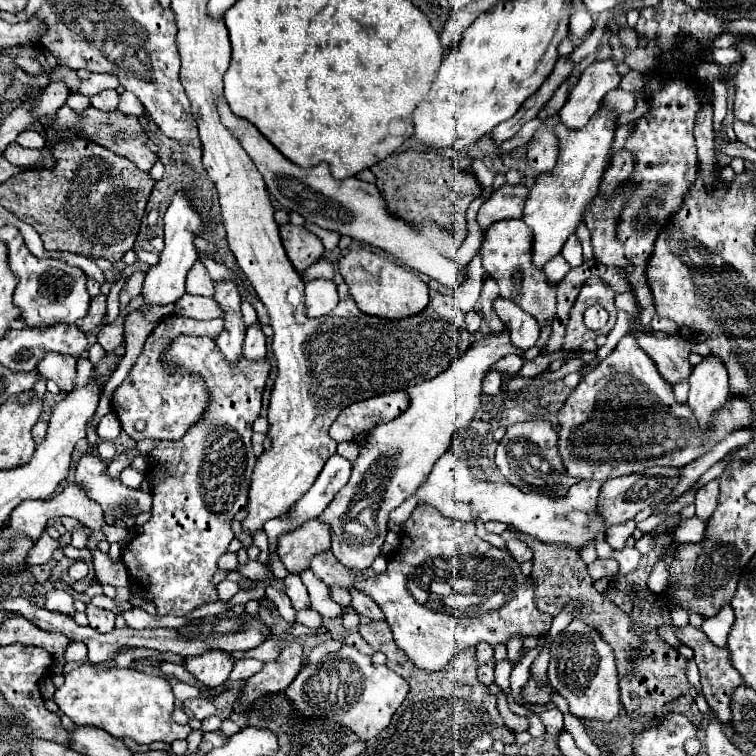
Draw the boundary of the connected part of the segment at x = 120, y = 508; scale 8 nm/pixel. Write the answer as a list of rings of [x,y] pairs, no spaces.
[[[84,455],[76,465],[76,479],[74,479],[86,493],[104,509],[106,523],[114,525],[122,517],[138,517],[152,509],[152,495],[144,493],[142,489],[130,489],[120,479],[108,477],[108,465],[98,455]]]

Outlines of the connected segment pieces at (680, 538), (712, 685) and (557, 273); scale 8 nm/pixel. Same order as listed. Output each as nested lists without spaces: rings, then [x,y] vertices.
[[[692,517],[692,519],[682,521],[676,527],[672,527],[672,533],[674,533],[674,539],[678,543],[704,541],[704,537],[706,537],[706,523],[700,521],[698,517]]]
[[[692,625],[674,627],[674,635],[678,637],[680,643],[692,647],[692,651],[694,651],[694,659],[696,659],[696,665],[698,665],[698,669],[700,669],[700,685],[702,685],[702,693],[704,693],[706,703],[708,703],[708,705],[712,707],[712,711],[718,715],[718,719],[720,719],[722,725],[732,727],[730,699],[732,699],[732,693],[736,691],[736,687],[740,687],[742,677],[740,677],[740,673],[732,667],[728,649],[726,649],[726,647],[716,647],[716,645],[704,635],[702,629],[692,627]]]
[[[556,255],[556,257],[552,257],[552,261],[548,261],[548,265],[544,265],[544,269],[540,269],[540,271],[544,273],[544,277],[546,277],[552,285],[556,285],[556,283],[560,283],[560,281],[566,277],[566,273],[570,271],[570,265],[564,261],[562,255]]]

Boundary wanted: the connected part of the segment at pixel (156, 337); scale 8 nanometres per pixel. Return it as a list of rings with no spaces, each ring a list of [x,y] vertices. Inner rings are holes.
[[[170,315],[162,319],[156,329],[148,335],[144,344],[144,351],[138,357],[136,365],[124,379],[124,383],[114,391],[112,399],[112,411],[122,423],[122,429],[134,439],[142,441],[144,437],[152,439],[168,439],[168,441],[178,441],[184,437],[184,433],[194,425],[200,417],[202,411],[208,405],[208,391],[204,383],[198,377],[188,377],[182,373],[168,373],[168,369],[160,363],[160,355],[168,349],[172,339],[178,335],[198,335],[198,337],[212,337],[216,339],[224,329],[224,321],[220,319],[196,320],[186,319],[186,317],[176,317]],[[136,421],[144,421],[146,427],[144,431],[136,431]]]

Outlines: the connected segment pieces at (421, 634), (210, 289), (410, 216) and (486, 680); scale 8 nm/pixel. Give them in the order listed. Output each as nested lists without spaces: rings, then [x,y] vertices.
[[[418,505],[412,515],[400,525],[388,525],[392,531],[402,535],[398,551],[390,557],[386,571],[374,573],[368,569],[344,569],[332,551],[320,553],[310,561],[310,569],[330,587],[342,587],[346,591],[358,589],[368,595],[384,611],[386,621],[394,633],[396,645],[408,655],[408,659],[424,671],[440,671],[448,661],[470,647],[476,647],[480,641],[488,645],[506,645],[510,635],[540,637],[546,635],[552,617],[538,611],[534,603],[534,585],[532,577],[524,575],[520,563],[510,555],[508,549],[498,549],[482,541],[472,523],[460,523],[456,519],[444,517],[438,509],[430,505]]]
[[[196,261],[194,269],[188,271],[188,277],[186,277],[186,293],[204,295],[204,297],[212,297],[214,295],[214,281],[210,279],[206,267],[200,261]]]
[[[402,151],[386,157],[378,165],[370,167],[376,175],[376,185],[386,199],[386,207],[396,217],[416,223],[430,219],[444,229],[452,229],[458,241],[466,237],[466,209],[480,195],[482,187],[474,175],[458,171],[454,161],[432,151]]]
[[[490,661],[488,665],[482,665],[477,669],[478,680],[488,686],[494,682],[494,661]]]

